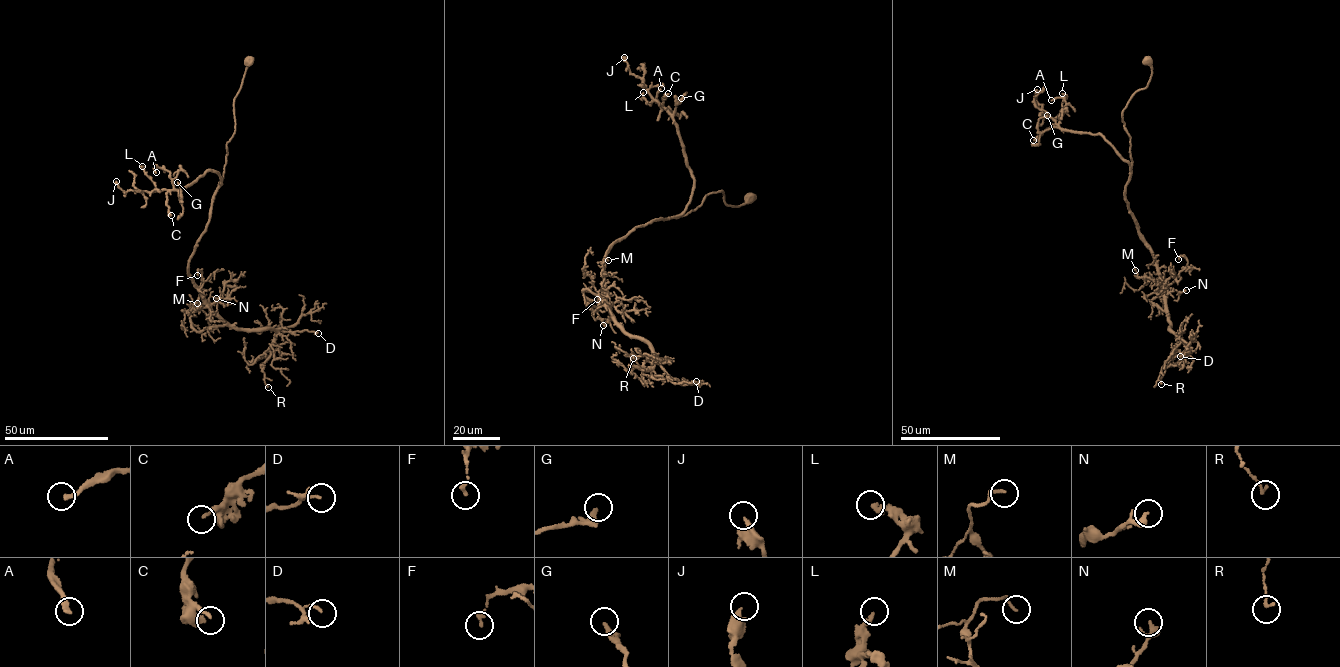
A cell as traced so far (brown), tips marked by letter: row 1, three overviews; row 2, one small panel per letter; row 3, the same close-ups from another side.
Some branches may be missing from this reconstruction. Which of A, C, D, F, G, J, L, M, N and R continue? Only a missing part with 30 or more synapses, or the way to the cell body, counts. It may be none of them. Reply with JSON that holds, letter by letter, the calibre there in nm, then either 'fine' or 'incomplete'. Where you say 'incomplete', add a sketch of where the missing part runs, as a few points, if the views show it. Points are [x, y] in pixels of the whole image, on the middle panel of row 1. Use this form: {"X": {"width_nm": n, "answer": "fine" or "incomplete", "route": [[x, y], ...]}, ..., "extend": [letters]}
{"A": {"width_nm": 240, "answer": "incomplete"}, "C": {"width_nm": 180, "answer": "fine"}, "D": {"width_nm": 120, "answer": "fine"}, "F": {"width_nm": 180, "answer": "fine"}, "G": {"width_nm": 280, "answer": "fine"}, "J": {"width_nm": 320, "answer": "fine"}, "L": {"width_nm": 240, "answer": "fine"}, "M": {"width_nm": 140, "answer": "fine"}, "N": {"width_nm": 360, "answer": "fine"}, "R": {"width_nm": 150, "answer": "fine"}, "extend": ["A"]}

